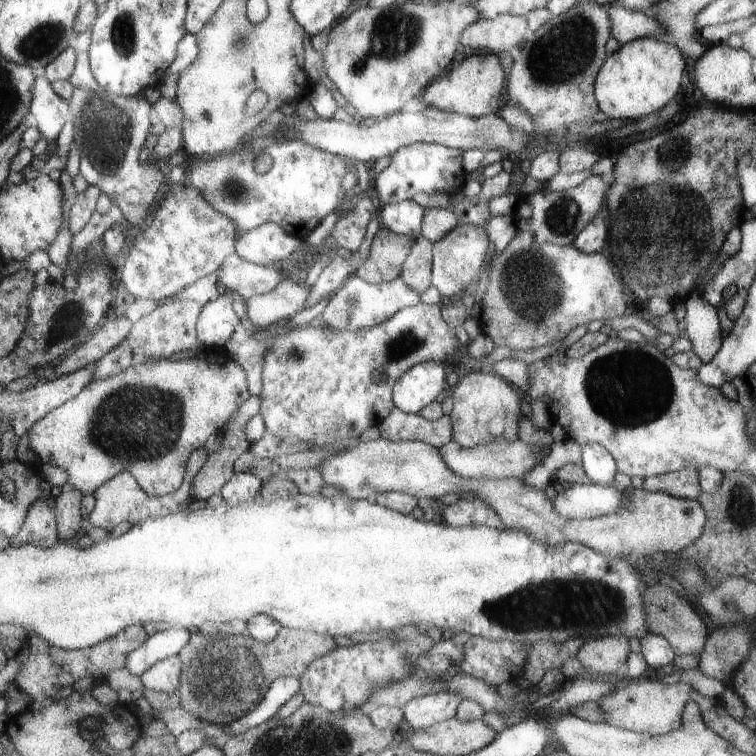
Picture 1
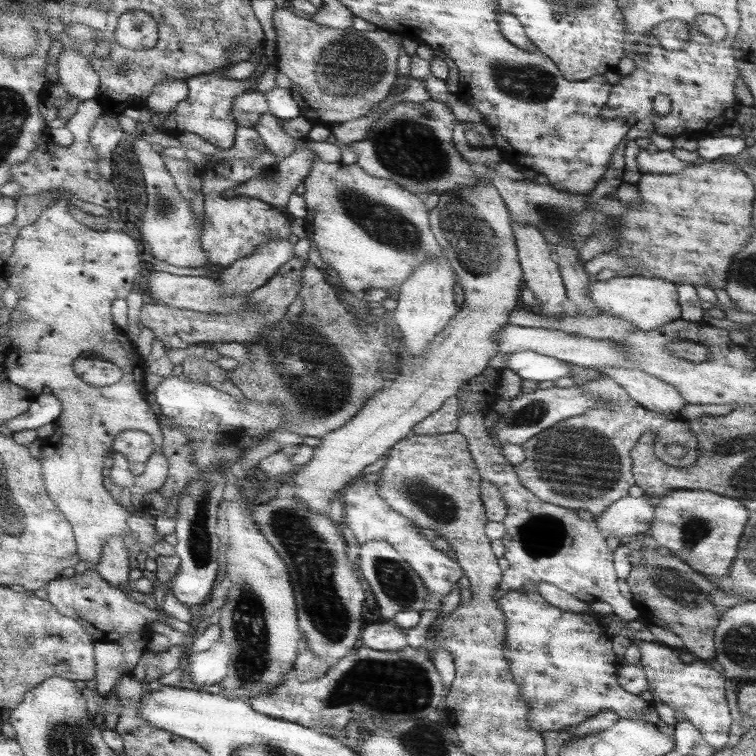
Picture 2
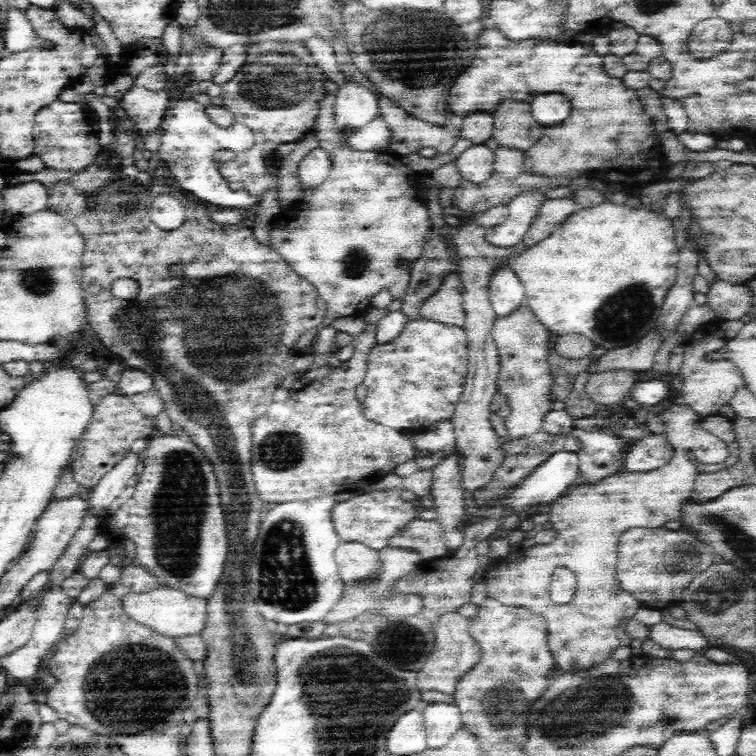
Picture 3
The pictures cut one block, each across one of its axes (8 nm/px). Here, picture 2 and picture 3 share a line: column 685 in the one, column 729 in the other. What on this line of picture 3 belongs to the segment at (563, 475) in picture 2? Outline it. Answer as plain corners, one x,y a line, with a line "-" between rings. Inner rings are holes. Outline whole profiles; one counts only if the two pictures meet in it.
706,416
700,420
700,426
704,430
708,430
710,434
714,434
716,438
720,438
726,446
728,446
728,458
724,462
718,462
718,464
704,464
696,458
694,452
688,452
688,460
696,466
696,470
700,474
712,474
712,472
718,472
718,470
728,470
730,466
736,464
738,460
738,444
736,444
736,438
734,438
734,432
732,432
732,424
728,418
722,418
722,416

